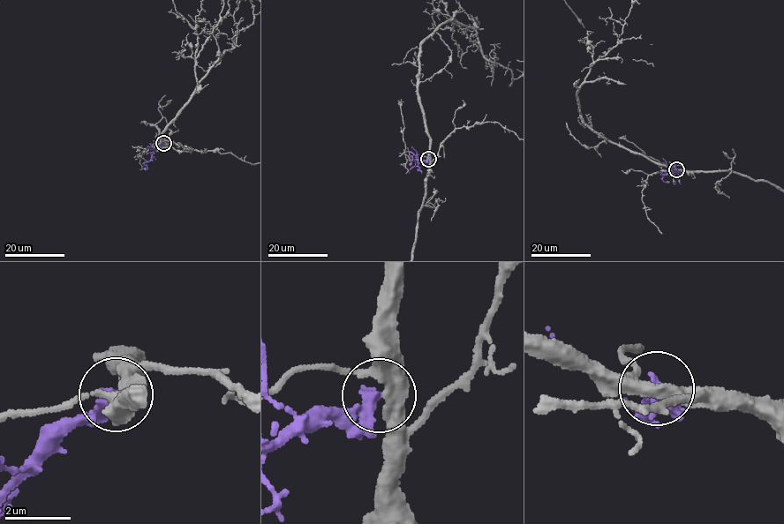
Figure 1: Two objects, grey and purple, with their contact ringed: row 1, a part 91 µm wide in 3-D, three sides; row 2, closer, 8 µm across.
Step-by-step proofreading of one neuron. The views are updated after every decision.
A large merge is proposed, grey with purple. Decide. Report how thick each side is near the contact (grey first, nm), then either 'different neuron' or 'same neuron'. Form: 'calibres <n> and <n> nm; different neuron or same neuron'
calibres 400 and 340 nm; different neuron

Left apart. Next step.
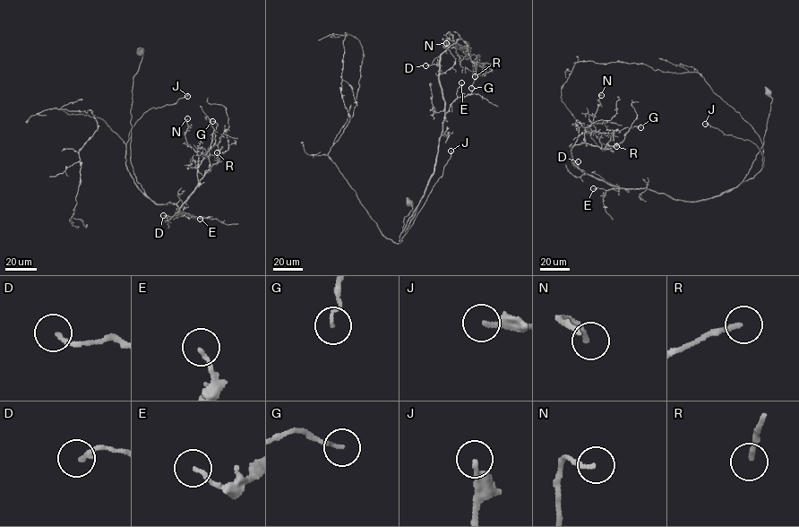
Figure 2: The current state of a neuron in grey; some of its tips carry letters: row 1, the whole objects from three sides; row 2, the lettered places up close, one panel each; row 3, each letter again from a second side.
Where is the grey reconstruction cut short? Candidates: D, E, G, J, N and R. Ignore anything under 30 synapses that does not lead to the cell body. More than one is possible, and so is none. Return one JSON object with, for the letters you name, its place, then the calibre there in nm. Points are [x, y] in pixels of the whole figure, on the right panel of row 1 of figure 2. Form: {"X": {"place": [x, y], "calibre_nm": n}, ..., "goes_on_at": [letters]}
{"J": {"place": [705, 124], "calibre_nm": 240}, "R": {"place": [616, 146], "calibre_nm": 180}, "goes_on_at": ["J", "R"]}

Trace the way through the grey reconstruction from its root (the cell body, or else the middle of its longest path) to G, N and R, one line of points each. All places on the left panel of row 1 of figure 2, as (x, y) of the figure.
G: (141, 52), (132, 90), (131, 164), (147, 196), (155, 204), (176, 204), (176, 218), (215, 142), (212, 121)
N: (141, 52), (131, 164), (147, 196), (176, 204), (176, 218), (198, 183), (187, 118)
R: (141, 52), (130, 161), (147, 196), (155, 204), (176, 204), (179, 217), (181, 204), (216, 164), (217, 152)

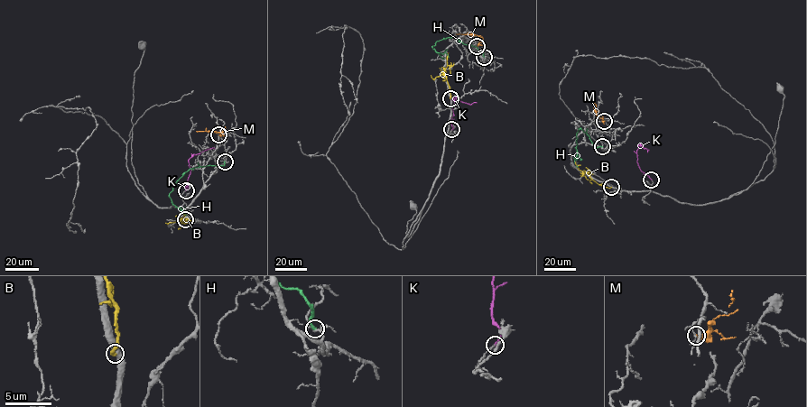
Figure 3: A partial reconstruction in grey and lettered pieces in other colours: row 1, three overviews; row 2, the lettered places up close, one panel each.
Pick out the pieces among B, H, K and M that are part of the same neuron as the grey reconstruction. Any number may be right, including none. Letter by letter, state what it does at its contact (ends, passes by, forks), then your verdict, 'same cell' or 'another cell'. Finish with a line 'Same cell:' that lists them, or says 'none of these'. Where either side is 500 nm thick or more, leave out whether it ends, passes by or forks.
B: it ends there; another cell
H: it ends there; another cell
K: it ends there; same cell
M: it ends there; another cell
Same cell: K

